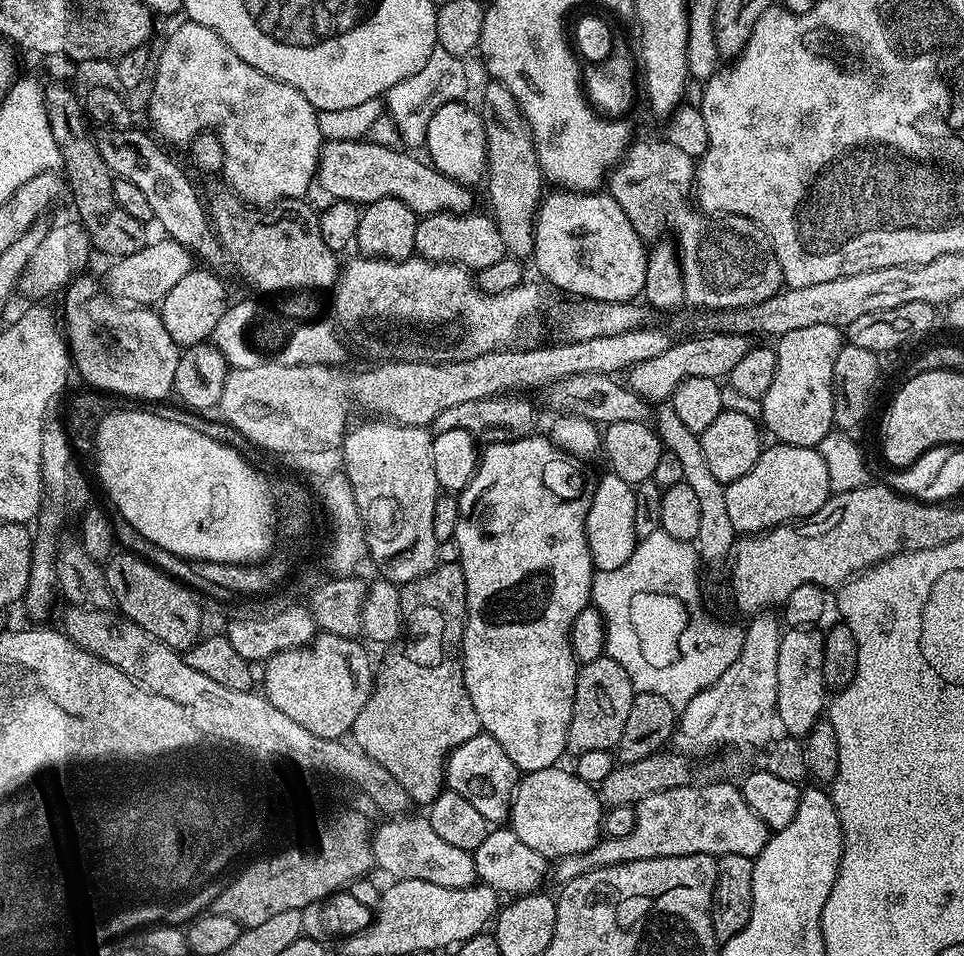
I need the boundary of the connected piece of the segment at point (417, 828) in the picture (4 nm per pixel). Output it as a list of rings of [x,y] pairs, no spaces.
[[[396,814],[388,820],[380,829],[375,829],[371,837],[372,852],[375,863],[384,872],[389,872],[389,877],[398,880],[421,880],[422,882],[434,882],[434,886],[450,886],[451,888],[465,888],[477,883],[476,867],[472,861],[472,853],[466,850],[458,850],[458,846],[450,846],[446,838],[438,838],[434,834],[434,826],[428,821],[427,815],[408,816],[409,814]]]

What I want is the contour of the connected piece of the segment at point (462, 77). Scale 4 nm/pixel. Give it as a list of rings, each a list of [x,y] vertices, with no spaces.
[[[436,47],[426,58],[426,66],[418,70],[418,74],[410,74],[402,82],[398,82],[386,94],[386,114],[391,118],[398,134],[400,144],[408,150],[420,150],[428,143],[428,127],[430,118],[447,104],[454,104],[465,99],[468,92],[468,72],[464,69],[465,61],[454,54],[446,54],[446,50]]]

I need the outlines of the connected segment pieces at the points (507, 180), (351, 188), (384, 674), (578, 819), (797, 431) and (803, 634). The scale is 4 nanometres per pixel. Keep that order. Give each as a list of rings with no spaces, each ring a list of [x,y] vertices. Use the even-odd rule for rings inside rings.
[[[489,79],[487,83],[482,115],[488,147],[486,184],[488,180],[488,200],[492,203],[490,212],[498,226],[498,234],[502,234],[505,253],[528,258],[536,250],[536,209],[540,207],[542,199],[540,187],[546,184],[546,180],[540,170],[532,128],[514,94],[510,94],[504,84],[494,79]]]
[[[365,138],[363,140],[324,140],[320,145],[320,160],[316,163],[316,178],[315,183],[320,184],[320,188],[322,191],[328,195],[328,198],[332,200],[349,200],[350,202],[354,202],[355,204],[359,204],[361,206],[365,206],[367,204],[372,204],[376,199],[382,199],[389,196],[390,198],[401,199],[402,202],[406,204],[414,213],[416,213],[417,217],[423,218],[426,216],[433,216],[434,214],[438,214],[439,212],[470,212],[473,211],[474,204],[472,204],[472,192],[473,189],[471,187],[465,186],[463,184],[458,183],[458,181],[450,178],[446,174],[442,174],[437,170],[437,168],[433,168],[431,163],[419,160],[419,155],[413,154],[408,150],[401,150],[399,147],[395,148],[387,148],[386,146],[382,146],[381,144],[373,144],[371,139]]]
[[[437,563],[433,572],[428,572],[418,580],[403,585],[400,588],[401,596],[401,614],[403,631],[408,632],[408,641],[401,648],[392,646],[387,649],[389,651],[384,656],[384,665],[379,665],[378,671],[374,676],[374,687],[371,694],[368,695],[366,706],[362,706],[362,710],[358,710],[358,721],[352,726],[350,733],[351,739],[354,741],[355,747],[361,748],[365,754],[384,766],[386,770],[390,770],[390,774],[394,776],[401,784],[402,789],[408,795],[409,801],[413,805],[424,804],[430,806],[434,803],[437,796],[440,795],[446,784],[446,757],[452,749],[458,747],[462,742],[466,742],[470,738],[481,735],[480,719],[478,718],[478,710],[474,710],[474,702],[470,702],[470,694],[464,685],[464,662],[462,659],[462,649],[464,647],[464,623],[468,620],[468,607],[466,606],[466,574],[462,574],[459,563],[444,564]]]
[[[553,766],[546,770],[526,772],[519,777],[516,790],[512,794],[510,827],[514,834],[518,834],[518,838],[522,838],[522,842],[526,842],[526,846],[530,846],[530,850],[538,850],[538,854],[555,862],[562,856],[589,852],[598,843],[602,836],[605,811],[605,805],[593,785],[582,782],[575,771],[568,769],[567,772],[564,766]]]
[[[802,326],[802,330],[790,330],[790,334],[779,337],[774,347],[774,382],[770,382],[770,390],[766,390],[760,406],[763,427],[767,431],[769,428],[781,444],[816,448],[822,438],[834,430],[832,379],[834,358],[838,358],[842,347],[841,329],[834,326]]]
[[[788,628],[778,646],[778,724],[787,735],[807,737],[826,712],[826,685],[822,674],[824,632],[811,628]]]

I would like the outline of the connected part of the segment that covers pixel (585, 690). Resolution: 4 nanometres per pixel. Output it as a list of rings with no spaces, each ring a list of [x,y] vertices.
[[[607,654],[599,656],[594,662],[583,665],[576,674],[576,693],[574,694],[574,714],[570,718],[567,751],[579,754],[586,750],[612,750],[622,738],[622,730],[626,727],[626,718],[630,715],[630,706],[634,689],[626,670],[618,666]]]

